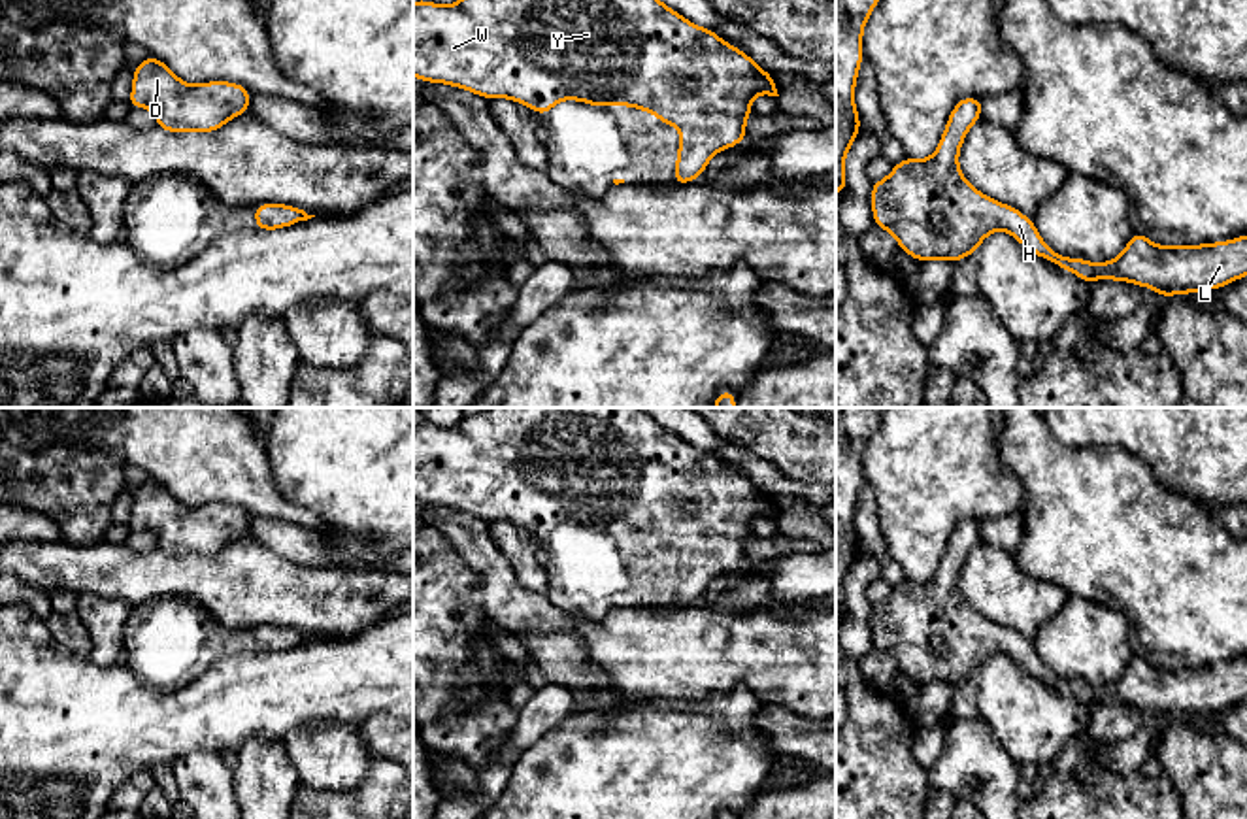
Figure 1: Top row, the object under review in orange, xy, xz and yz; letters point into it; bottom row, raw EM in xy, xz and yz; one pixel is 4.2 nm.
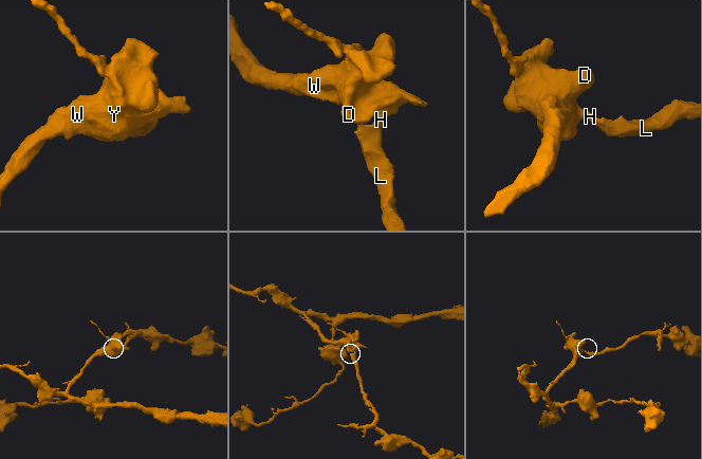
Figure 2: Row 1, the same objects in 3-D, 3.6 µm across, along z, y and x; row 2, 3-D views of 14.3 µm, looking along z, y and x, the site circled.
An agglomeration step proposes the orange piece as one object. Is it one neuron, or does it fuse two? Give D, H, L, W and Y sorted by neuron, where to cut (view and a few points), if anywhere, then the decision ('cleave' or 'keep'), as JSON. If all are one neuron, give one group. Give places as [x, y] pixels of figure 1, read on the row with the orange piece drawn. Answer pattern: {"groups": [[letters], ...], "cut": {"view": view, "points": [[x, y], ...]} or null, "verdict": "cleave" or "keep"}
{"groups": [["D", "H", "L", "W", "Y"]], "cut": null, "verdict": "keep"}

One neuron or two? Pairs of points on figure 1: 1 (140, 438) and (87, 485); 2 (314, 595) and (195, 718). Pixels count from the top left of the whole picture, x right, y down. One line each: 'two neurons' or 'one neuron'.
1: two neurons
2: two neurons

